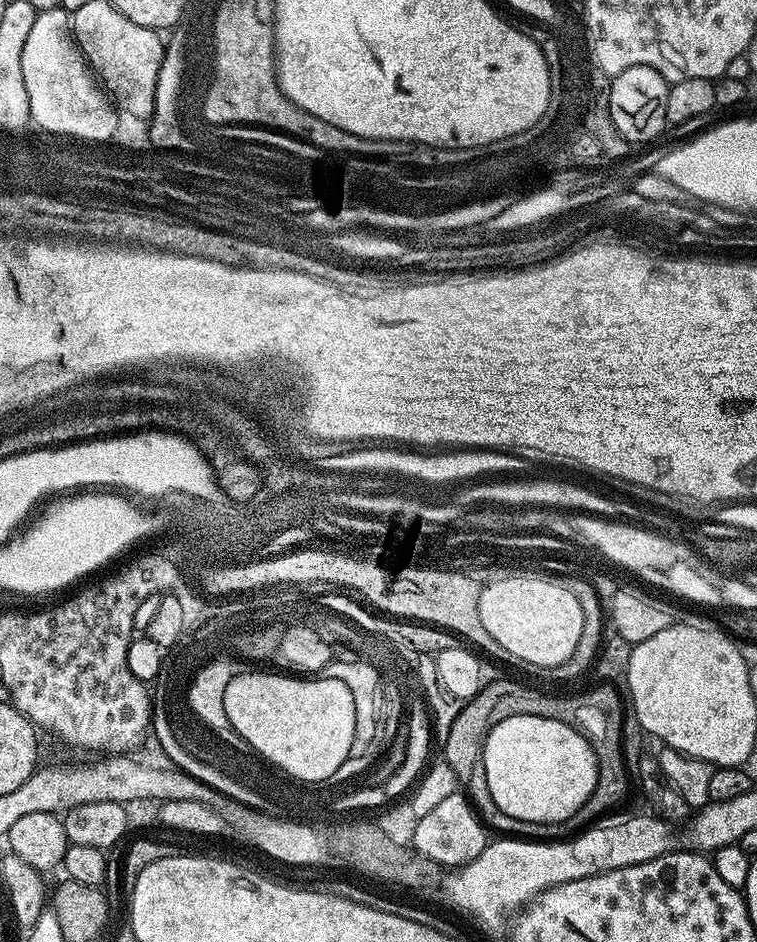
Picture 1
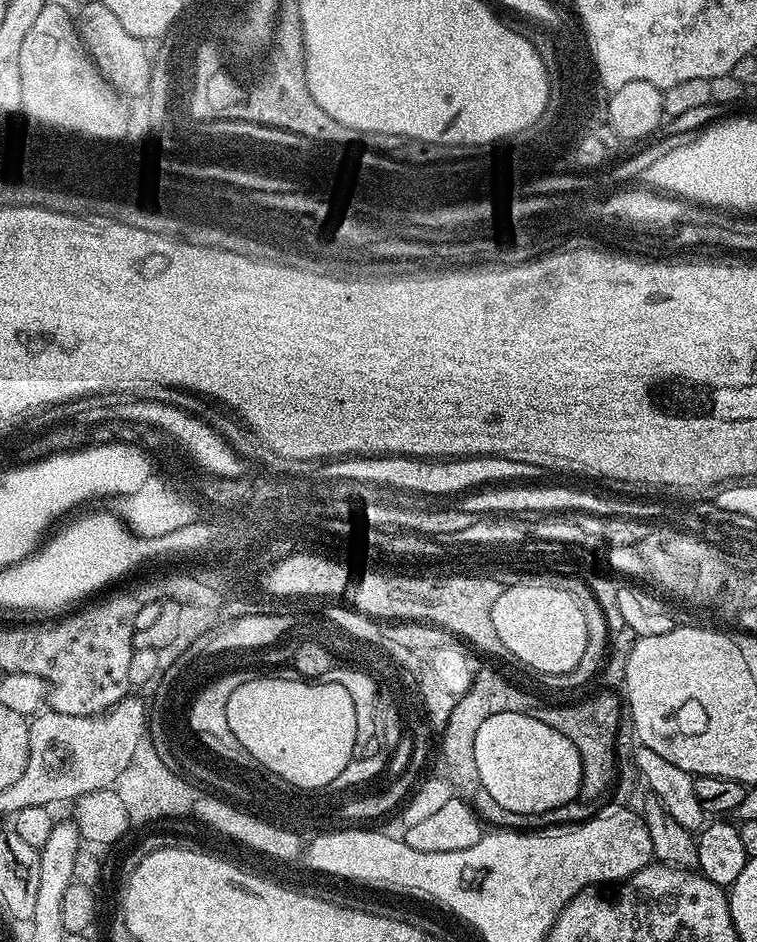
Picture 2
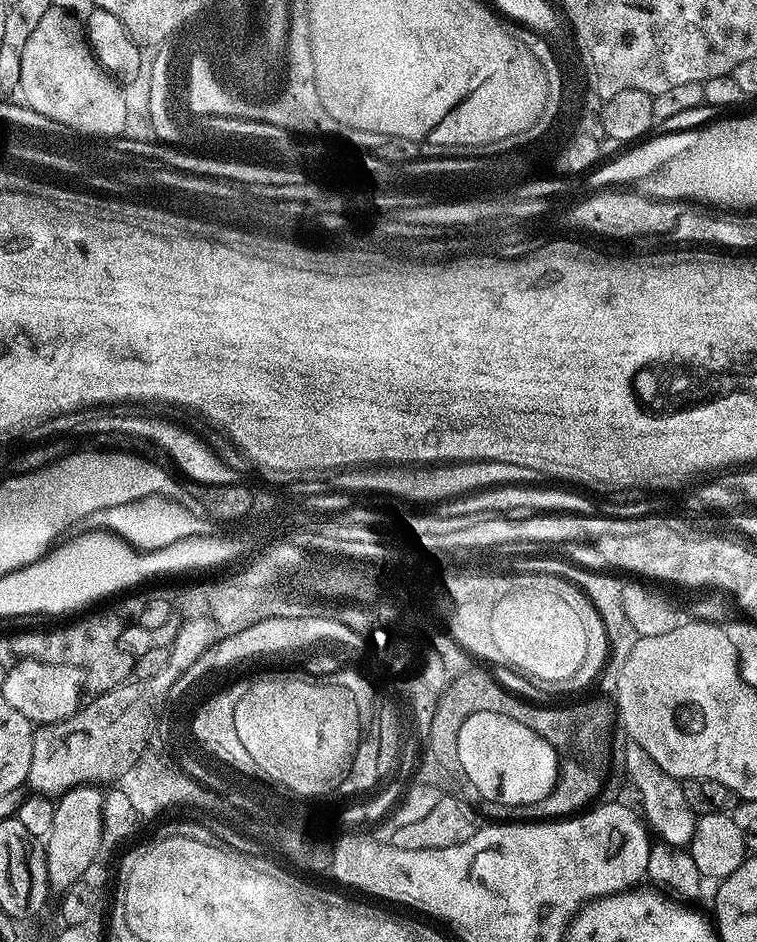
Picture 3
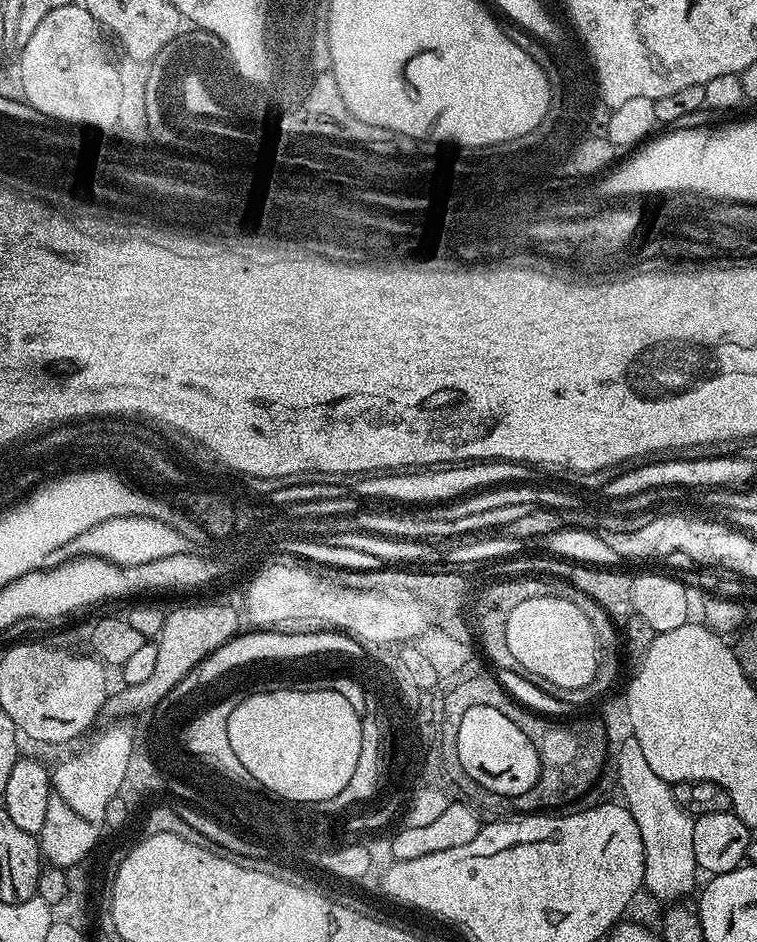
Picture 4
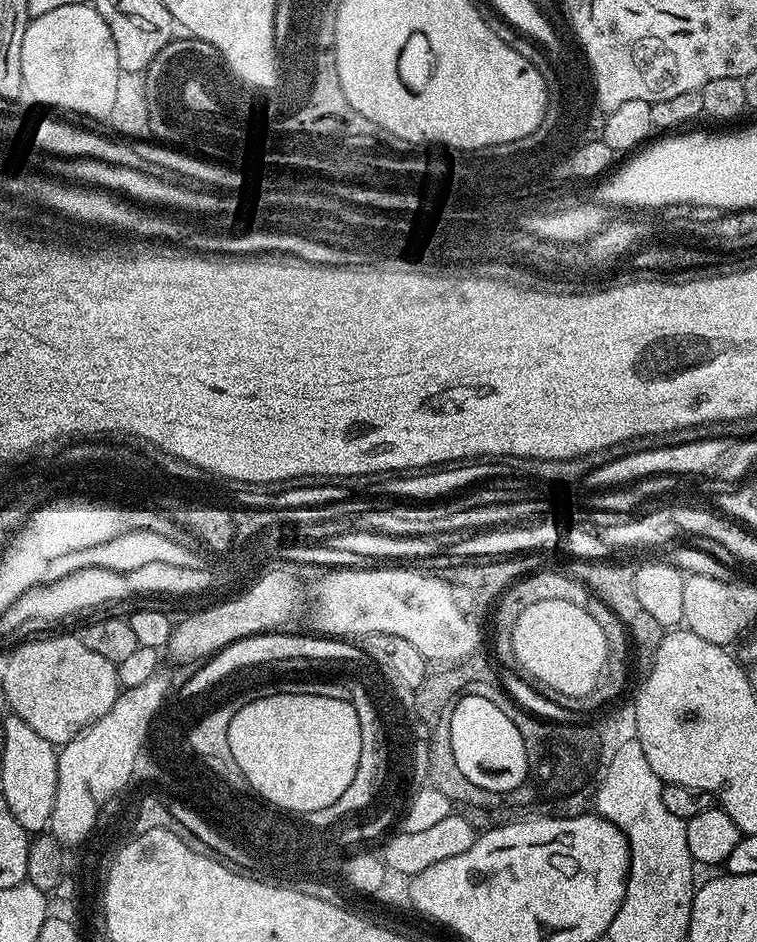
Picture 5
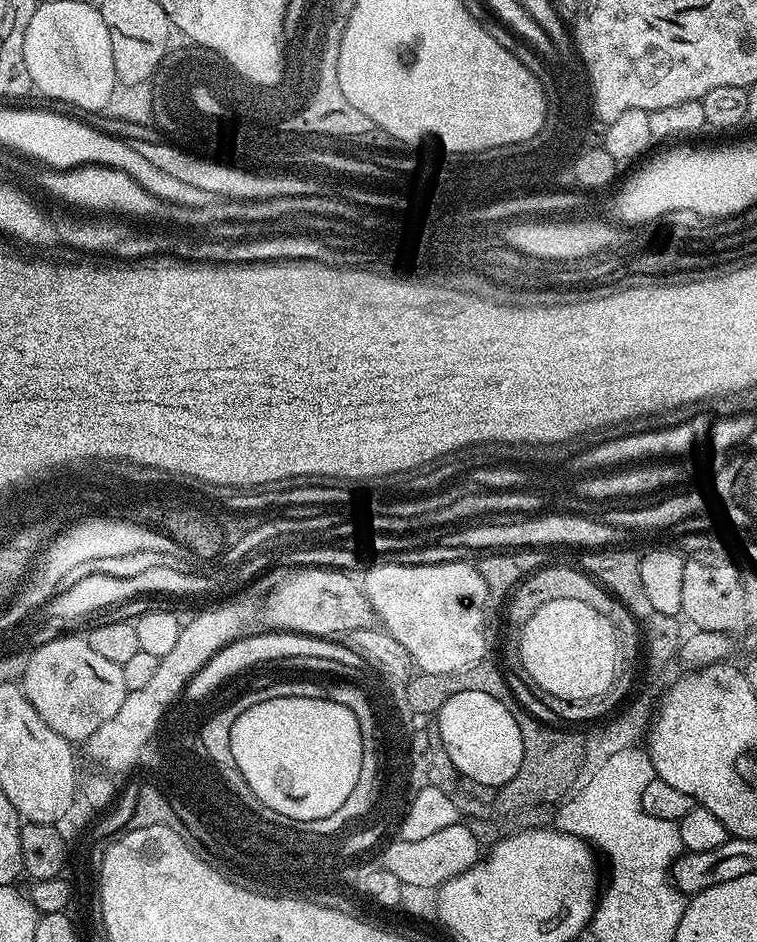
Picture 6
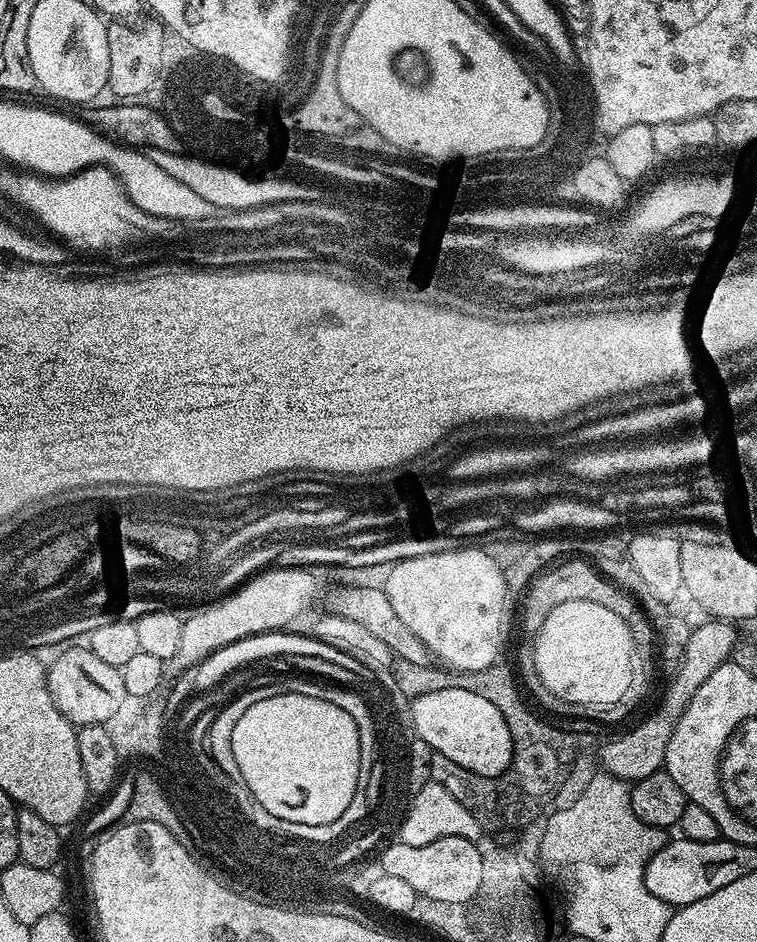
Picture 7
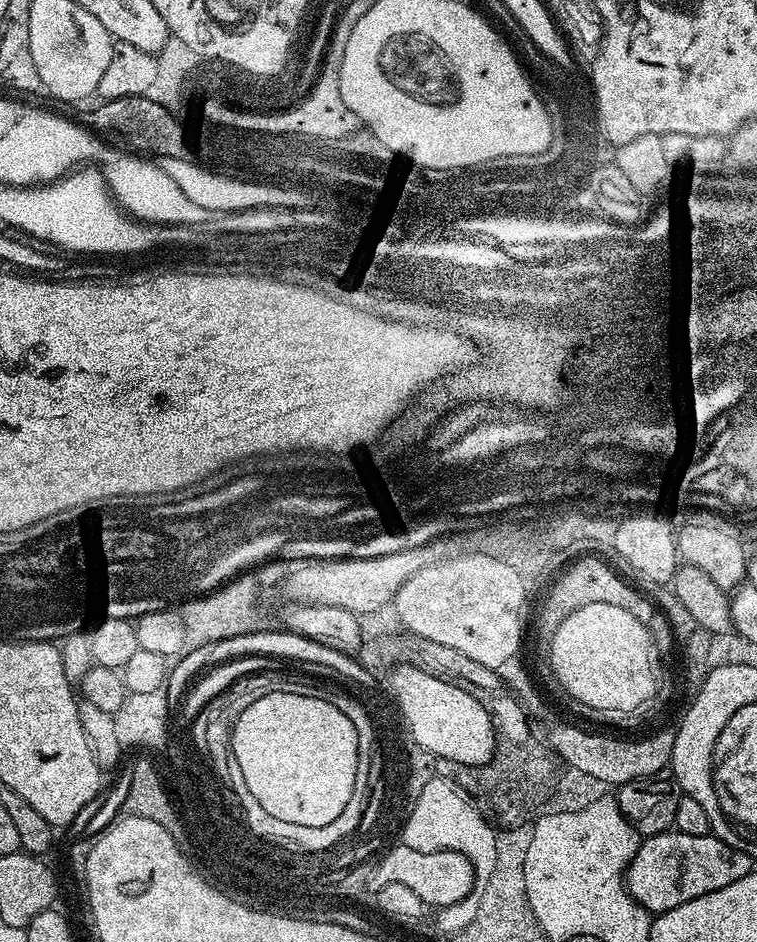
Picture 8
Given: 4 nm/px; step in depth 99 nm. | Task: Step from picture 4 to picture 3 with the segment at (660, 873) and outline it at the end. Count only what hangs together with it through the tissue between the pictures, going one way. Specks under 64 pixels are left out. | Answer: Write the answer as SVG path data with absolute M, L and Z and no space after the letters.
M628 740L625 745L624 768L628 771L633 786L640 791L639 807L642 809L642 816L647 827L655 835L657 832L665 840L661 841L673 849L680 850L691 845L697 815L690 810L690 806L686 806L686 794L682 794L681 781L662 771L658 762L654 762L654 758L650 758L650 754L646 754L646 750L638 746L638 742Z

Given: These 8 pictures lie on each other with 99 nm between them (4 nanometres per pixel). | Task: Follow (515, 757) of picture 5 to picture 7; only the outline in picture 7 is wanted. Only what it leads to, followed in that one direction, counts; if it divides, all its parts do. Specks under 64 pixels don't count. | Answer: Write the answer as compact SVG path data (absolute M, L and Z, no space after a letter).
M457 690L436 692L436 694L432 696L422 694L415 697L415 702L418 704L418 706L414 710L414 723L420 727L422 738L429 740L432 745L436 746L438 752L441 752L442 754L446 755L446 757L450 758L450 762L454 762L458 767L465 768L466 771L473 771L474 773L479 773L480 775L484 775L485 772L500 772L501 767L506 769L508 732L503 732L503 725L500 720L500 716L498 714L494 714L494 710L491 706L486 706L485 700L482 700L478 696L472 696L470 692L465 690Z

